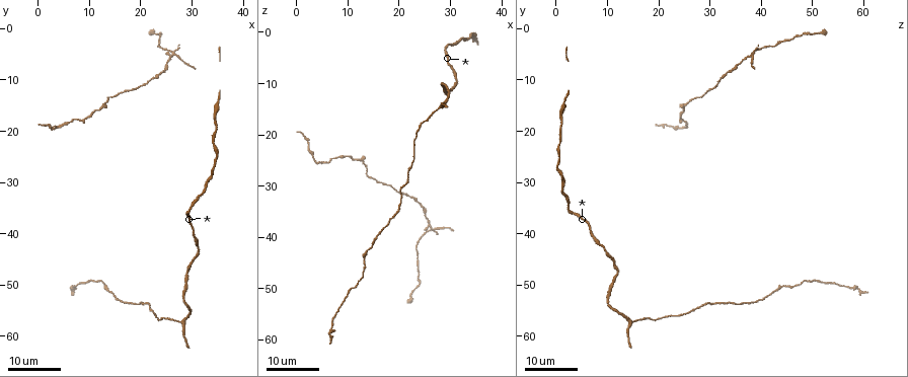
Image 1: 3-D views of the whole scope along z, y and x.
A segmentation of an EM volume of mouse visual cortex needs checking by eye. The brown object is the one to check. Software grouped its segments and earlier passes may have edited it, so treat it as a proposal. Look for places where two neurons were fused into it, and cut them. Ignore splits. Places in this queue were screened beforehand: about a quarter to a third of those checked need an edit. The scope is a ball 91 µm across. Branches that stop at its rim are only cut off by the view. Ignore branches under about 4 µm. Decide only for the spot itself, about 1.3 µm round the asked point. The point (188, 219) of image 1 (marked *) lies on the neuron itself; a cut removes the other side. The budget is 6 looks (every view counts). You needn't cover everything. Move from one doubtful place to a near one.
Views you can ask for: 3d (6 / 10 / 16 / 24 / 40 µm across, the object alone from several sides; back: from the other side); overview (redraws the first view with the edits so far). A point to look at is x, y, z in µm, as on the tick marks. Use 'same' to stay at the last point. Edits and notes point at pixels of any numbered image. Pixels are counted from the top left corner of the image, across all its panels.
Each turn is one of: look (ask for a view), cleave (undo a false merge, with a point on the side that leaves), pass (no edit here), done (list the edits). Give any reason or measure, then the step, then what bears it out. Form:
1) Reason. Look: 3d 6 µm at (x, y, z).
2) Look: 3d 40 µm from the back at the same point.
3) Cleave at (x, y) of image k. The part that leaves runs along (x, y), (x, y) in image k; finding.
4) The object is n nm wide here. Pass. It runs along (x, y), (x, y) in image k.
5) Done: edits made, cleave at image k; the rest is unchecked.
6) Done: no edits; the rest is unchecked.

Thick turns thin. Look: 3d 16 µm at (34.0, 27.5, 0.5).

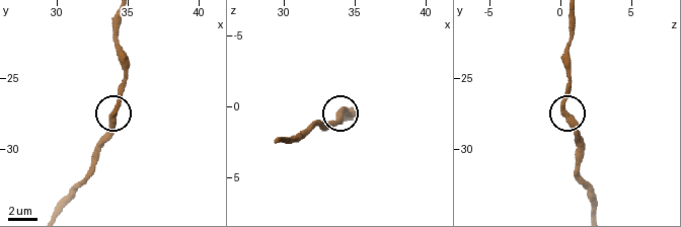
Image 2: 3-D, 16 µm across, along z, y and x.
Look: 3d 6 µm at (33.8, 27.6, 0.4).

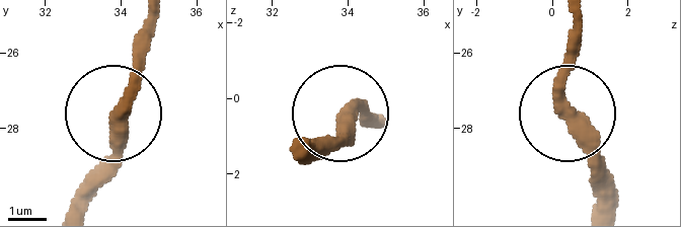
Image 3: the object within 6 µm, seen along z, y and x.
The object is 400 nm wide here. Pass. It runs along (71, 207), (109, 149), (145, 22) in image 3; continuous, no second neuron.

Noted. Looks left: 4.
Look: 3d 16 µm at (12.5, 15.5, 25.5).

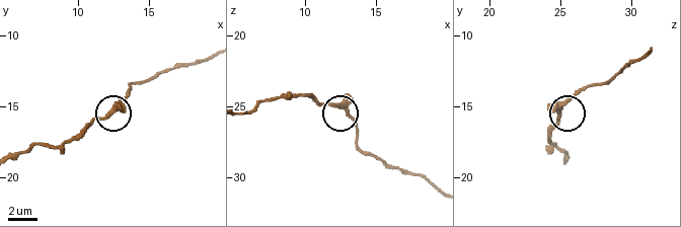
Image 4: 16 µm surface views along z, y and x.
Look: 3d 10 µm at (12.6, 15.0, 25.0).

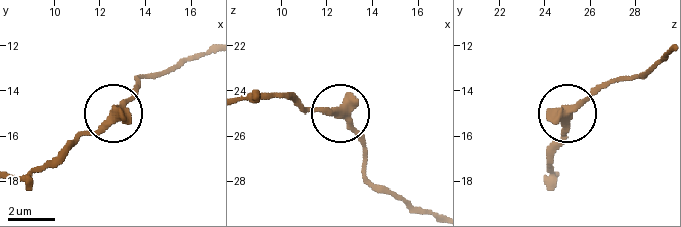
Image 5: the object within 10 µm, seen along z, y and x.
The object is 330 nm wide here. Pass. Continuous, no second neuron.

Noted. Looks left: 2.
Look: 3d 24 µm at (27.0, 5.0, 38.5).

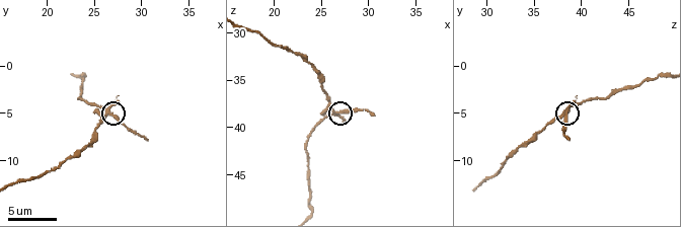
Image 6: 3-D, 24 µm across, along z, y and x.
Look: 3d 6 µm at (26.8, 5.2, 38.2).

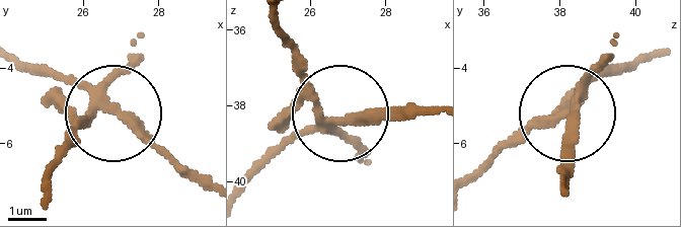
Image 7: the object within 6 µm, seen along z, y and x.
Cleave at (143, 137) of image 7. The part that leaves runs along (93, 95), (16, 57) in image 7; a second neuron is stuck on.

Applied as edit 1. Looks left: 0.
Done: edits made, cleave at image 7; the rest is unchecked.

